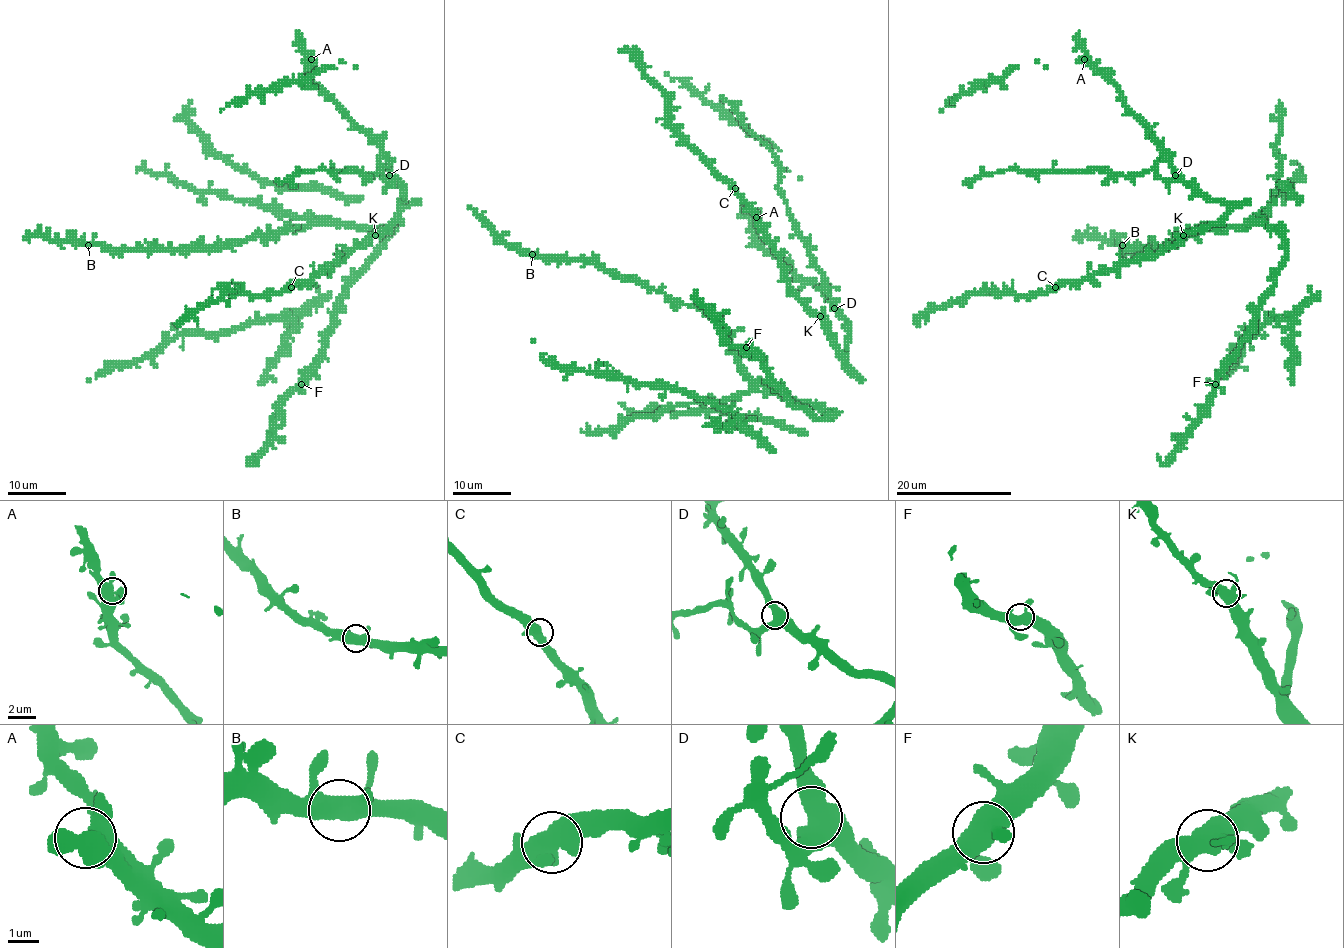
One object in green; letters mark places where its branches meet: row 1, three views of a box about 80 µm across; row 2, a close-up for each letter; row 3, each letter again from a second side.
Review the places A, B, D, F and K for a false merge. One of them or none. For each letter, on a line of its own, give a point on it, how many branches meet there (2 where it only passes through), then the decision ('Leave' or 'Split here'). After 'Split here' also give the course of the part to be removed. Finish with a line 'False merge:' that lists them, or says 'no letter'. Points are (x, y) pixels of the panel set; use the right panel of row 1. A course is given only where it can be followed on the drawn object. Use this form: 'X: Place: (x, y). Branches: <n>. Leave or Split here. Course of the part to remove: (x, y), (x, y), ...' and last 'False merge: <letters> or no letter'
A: Place: (1084, 59). Branches: 3. Leave
B: Place: (1122, 245). Branches: 5. Leave
D: Place: (1175, 175). Branches: 3. Leave
F: Place: (1215, 384). Branches: 4. Leave
K: Place: (1183, 235). Branches: 5. Leave
False merge: no letter

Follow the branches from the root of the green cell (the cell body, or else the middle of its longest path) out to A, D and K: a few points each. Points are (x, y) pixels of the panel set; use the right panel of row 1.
A: (1248, 204), (1207, 201), (1199, 194), (1174, 169), (1149, 130), (1128, 108), (1122, 94), (1084, 59)
D: (1248, 204), (1207, 201), (1175, 175)
K: (1248, 204), (1236, 204), (1218, 221), (1183, 234)

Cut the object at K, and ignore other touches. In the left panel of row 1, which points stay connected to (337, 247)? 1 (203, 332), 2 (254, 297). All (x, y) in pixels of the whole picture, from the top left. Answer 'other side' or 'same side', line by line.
1: other side
2: same side

